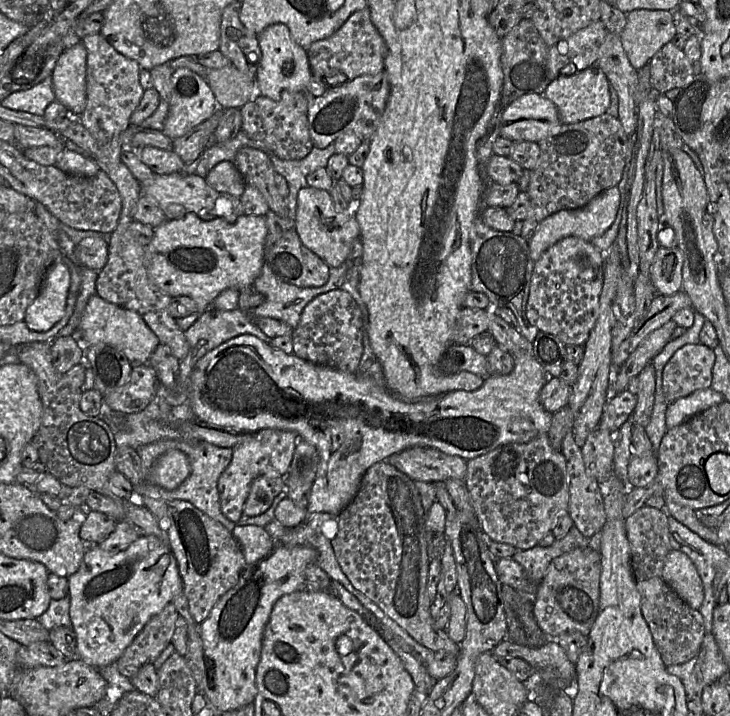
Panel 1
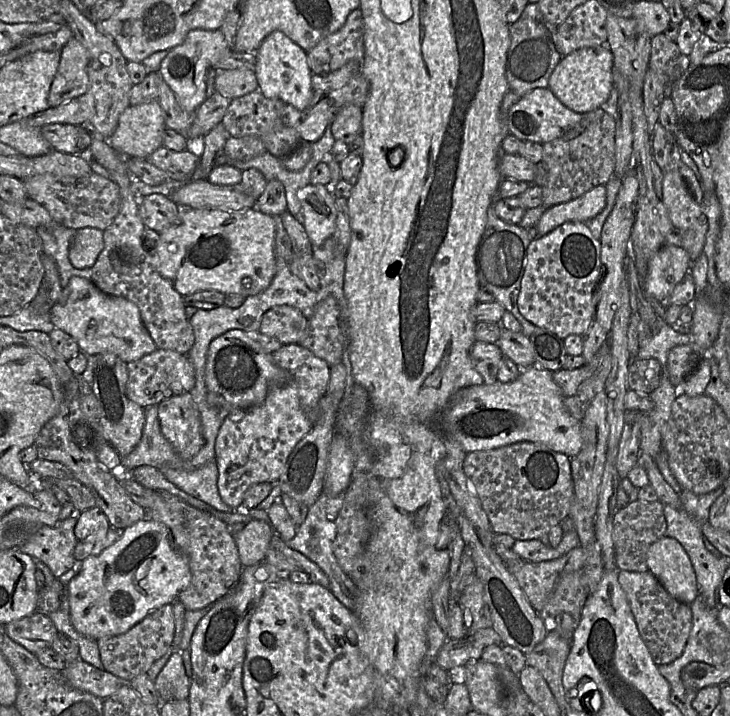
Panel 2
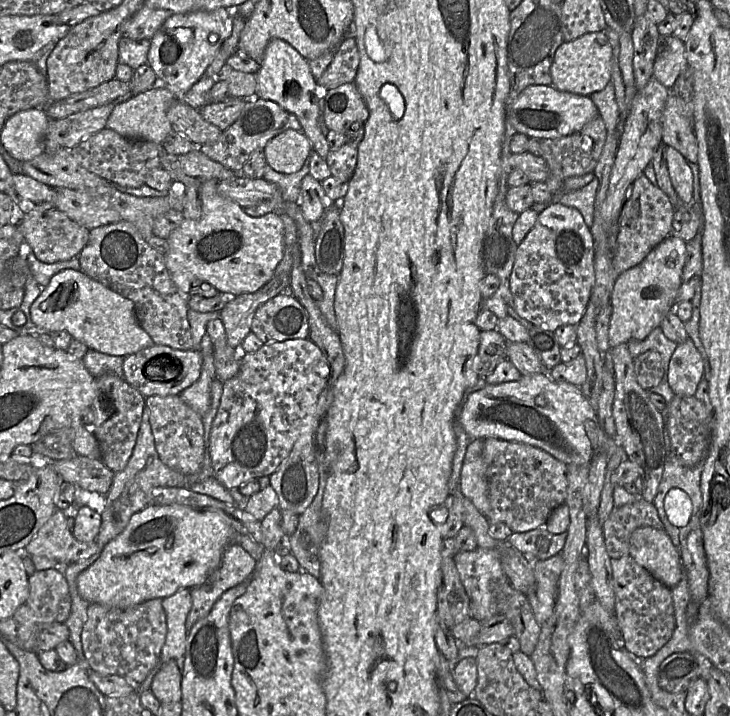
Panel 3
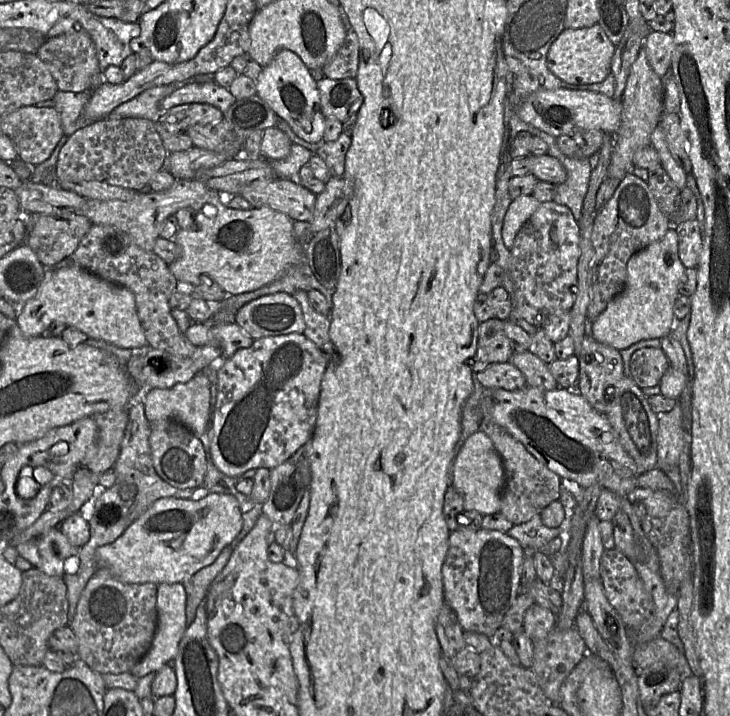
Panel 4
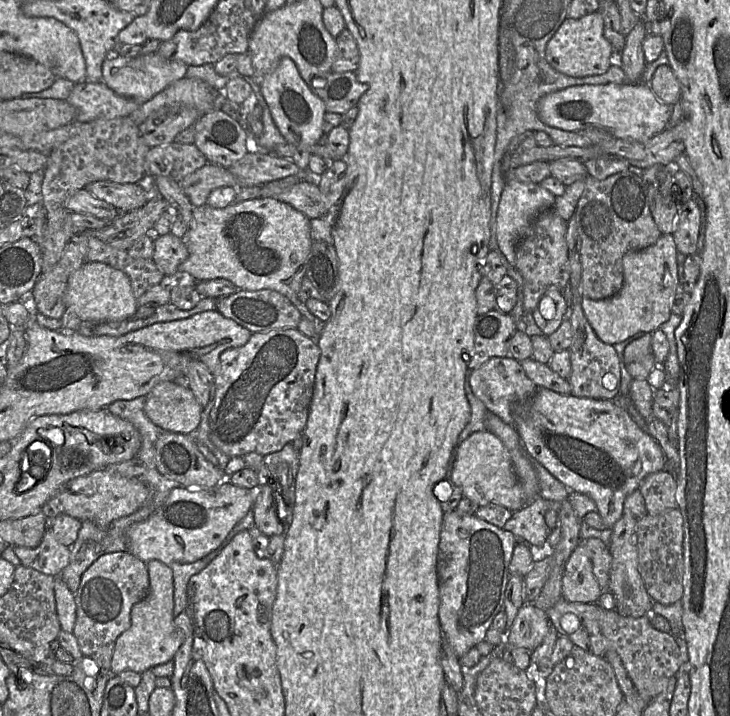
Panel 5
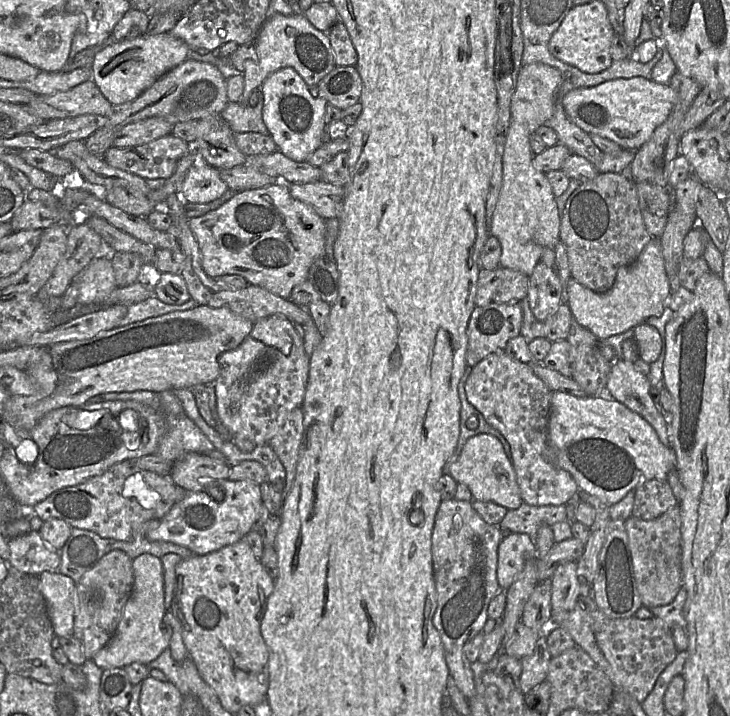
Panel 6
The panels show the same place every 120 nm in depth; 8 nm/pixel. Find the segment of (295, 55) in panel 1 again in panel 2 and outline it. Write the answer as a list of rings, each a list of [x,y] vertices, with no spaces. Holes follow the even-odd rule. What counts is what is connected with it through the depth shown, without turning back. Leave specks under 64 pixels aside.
[[[281,31],[269,34],[255,51],[253,71],[257,77],[258,90],[266,98],[279,99],[298,110],[304,110],[309,106],[314,90],[307,52]]]

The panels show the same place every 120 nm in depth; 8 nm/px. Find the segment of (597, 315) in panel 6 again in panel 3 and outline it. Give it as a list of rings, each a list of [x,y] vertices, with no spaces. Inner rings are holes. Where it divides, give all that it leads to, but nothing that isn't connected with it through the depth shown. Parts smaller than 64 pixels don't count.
[[[668,236],[640,264],[618,276],[610,299],[610,349],[631,340],[644,340],[653,329],[660,326],[669,312],[674,311],[686,257],[686,242],[681,238]]]

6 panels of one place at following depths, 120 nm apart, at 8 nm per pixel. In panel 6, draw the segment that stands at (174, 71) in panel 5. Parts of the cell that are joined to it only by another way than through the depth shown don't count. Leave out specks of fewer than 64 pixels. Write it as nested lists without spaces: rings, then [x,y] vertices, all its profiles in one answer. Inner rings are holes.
[[[170,33],[143,34],[117,41],[97,52],[92,63],[92,80],[112,105],[135,100],[166,72],[187,59],[189,46]]]

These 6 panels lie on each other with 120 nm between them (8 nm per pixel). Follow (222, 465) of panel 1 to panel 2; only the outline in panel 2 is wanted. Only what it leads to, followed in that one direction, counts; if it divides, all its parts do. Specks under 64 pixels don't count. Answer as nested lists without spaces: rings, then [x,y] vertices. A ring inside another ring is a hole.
[[[215,458],[207,462],[205,465],[191,471],[173,469],[170,467],[162,467],[157,469],[159,469],[163,473],[163,475],[166,477],[167,480],[169,480],[171,483],[176,485],[179,489],[211,505],[212,507],[214,507],[219,511],[231,512],[235,510],[237,511],[237,513],[246,513],[246,511],[251,510],[251,509],[245,508],[243,503],[238,508],[232,509],[230,506],[228,506],[223,502],[218,490],[217,482],[218,482],[219,471],[218,471],[218,466]]]

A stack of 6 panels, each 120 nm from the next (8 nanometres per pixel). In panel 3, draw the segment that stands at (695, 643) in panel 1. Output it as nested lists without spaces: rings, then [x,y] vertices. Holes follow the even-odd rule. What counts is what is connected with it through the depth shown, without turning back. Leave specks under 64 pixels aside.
[[[630,556],[611,559],[615,617],[626,649],[645,659],[653,656],[672,637],[676,628],[671,590],[654,578]]]

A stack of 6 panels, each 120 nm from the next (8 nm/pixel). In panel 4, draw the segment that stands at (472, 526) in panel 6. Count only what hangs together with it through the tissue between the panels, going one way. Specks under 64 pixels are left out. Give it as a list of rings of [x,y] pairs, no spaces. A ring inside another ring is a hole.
[[[480,528],[450,532],[449,548],[442,567],[444,602],[455,612],[464,632],[492,638],[494,631],[520,594],[525,553],[520,543],[506,533]]]

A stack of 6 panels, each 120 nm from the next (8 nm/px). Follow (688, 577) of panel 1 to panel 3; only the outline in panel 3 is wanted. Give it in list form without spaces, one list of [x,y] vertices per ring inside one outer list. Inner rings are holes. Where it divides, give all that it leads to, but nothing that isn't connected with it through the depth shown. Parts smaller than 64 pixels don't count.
[[[636,529],[630,537],[629,556],[664,586],[671,589],[684,576],[679,550],[664,530]]]

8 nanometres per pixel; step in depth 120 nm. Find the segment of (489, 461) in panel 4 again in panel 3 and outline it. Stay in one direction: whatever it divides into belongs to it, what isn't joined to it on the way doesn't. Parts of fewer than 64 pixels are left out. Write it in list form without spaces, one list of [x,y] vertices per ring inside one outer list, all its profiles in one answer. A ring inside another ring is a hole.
[[[471,439],[465,453],[459,480],[459,492],[483,515],[490,509],[486,470],[483,462],[483,439]]]

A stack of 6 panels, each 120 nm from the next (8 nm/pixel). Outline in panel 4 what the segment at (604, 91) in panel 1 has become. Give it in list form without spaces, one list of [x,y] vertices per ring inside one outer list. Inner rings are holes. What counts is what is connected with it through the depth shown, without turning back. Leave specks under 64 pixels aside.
[[[598,25],[579,29],[564,29],[552,43],[547,54],[548,69],[560,80],[571,85],[602,82],[611,73],[615,45]]]

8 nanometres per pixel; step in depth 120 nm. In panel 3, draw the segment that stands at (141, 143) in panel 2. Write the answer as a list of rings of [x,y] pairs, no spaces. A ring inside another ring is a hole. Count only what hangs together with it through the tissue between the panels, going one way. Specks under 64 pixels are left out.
[[[159,83],[148,91],[118,103],[111,112],[106,127],[129,139],[142,139],[163,144],[166,136],[172,131],[167,111],[176,100],[178,100],[177,97]]]

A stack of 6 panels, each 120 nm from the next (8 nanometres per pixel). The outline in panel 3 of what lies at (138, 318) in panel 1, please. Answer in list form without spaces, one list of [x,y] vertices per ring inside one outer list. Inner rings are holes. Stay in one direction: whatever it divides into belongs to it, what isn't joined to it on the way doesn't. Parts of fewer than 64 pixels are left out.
[[[79,270],[55,274],[30,306],[30,318],[42,331],[67,331],[89,349],[113,356],[126,357],[154,344],[139,324],[132,300]]]

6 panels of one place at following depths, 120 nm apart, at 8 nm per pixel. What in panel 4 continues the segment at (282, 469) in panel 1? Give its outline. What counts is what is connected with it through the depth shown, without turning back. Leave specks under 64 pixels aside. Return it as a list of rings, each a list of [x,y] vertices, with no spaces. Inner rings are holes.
[[[290,333],[256,339],[250,347],[237,350],[231,357],[220,361],[216,365],[217,401],[213,415],[213,434],[210,448],[214,463],[223,474],[242,478],[242,475],[250,469],[267,468],[271,470],[290,459],[304,443],[311,440],[317,418],[321,381],[327,363],[327,354],[319,349],[303,333]]]

